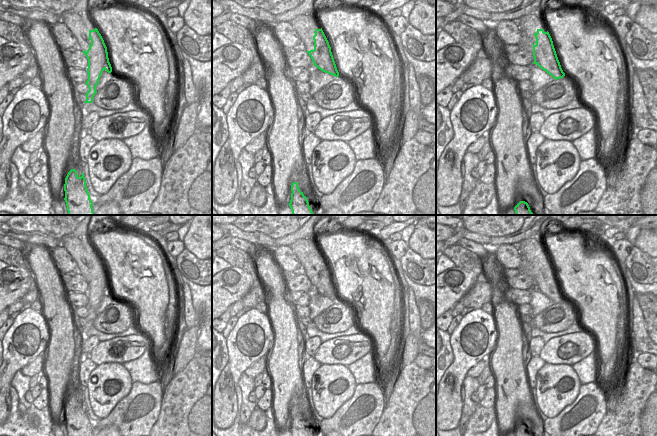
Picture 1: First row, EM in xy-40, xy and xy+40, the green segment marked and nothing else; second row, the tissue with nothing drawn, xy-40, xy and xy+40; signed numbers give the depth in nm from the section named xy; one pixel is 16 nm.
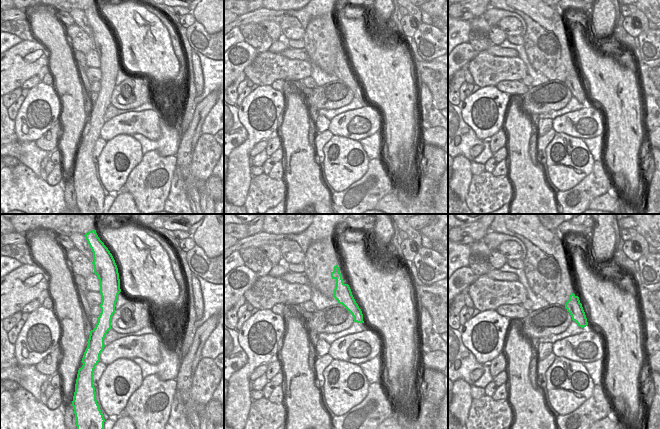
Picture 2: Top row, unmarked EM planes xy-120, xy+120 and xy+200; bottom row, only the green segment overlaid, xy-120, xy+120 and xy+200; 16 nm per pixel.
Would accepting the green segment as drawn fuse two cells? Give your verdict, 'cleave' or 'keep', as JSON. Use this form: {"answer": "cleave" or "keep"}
{"answer": "cleave"}

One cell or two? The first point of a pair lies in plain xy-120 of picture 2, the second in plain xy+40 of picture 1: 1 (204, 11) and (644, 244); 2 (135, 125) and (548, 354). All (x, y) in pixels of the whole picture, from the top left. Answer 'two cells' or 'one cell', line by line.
1: one cell
2: one cell

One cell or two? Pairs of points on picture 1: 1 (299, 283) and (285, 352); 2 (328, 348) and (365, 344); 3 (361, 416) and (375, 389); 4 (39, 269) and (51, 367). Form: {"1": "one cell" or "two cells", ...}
{"1": "two cells", "2": "one cell", "3": "one cell", "4": "one cell"}

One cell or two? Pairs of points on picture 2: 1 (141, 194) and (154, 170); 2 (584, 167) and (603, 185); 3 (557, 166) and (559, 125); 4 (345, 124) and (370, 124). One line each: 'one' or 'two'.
1: one
2: two
3: two
4: one

